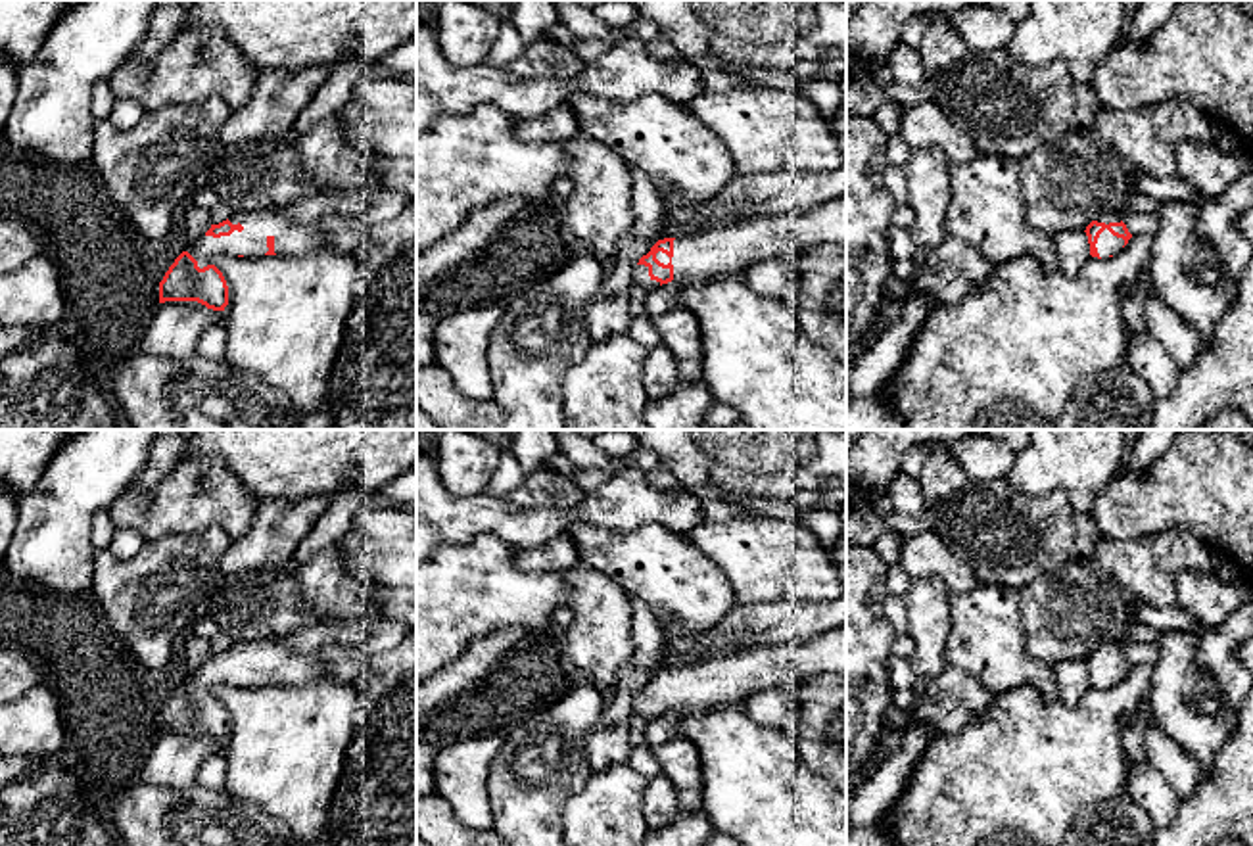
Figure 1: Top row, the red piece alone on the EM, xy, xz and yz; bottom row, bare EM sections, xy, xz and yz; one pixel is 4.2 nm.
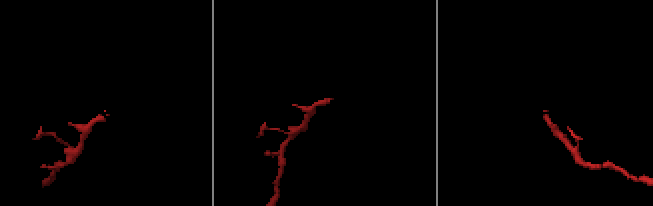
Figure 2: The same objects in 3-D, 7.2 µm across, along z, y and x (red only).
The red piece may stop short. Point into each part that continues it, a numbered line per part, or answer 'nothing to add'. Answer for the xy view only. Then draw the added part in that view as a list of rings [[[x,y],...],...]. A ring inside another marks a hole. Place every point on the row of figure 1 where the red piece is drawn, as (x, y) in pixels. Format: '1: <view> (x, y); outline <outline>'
1: xy (290, 238); outline [[[276,207],[234,213],[228,221],[232,224],[240,223],[244,230],[221,238],[201,236],[188,246],[188,253],[198,261],[200,269],[213,265],[219,255],[261,257],[269,251],[269,236],[274,238],[276,255],[305,255],[330,246],[319,221],[301,224]]]

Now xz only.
1: xz (724, 248); outline [[[846,194],[806,211],[750,217],[674,240],[674,280],[746,270],[758,261],[846,244]]]

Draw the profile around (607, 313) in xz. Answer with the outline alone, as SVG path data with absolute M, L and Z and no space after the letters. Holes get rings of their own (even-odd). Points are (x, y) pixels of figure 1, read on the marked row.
M631 230L620 236L618 251L608 263L604 282L585 309L585 328L593 343L629 332L633 317L627 301L629 290L635 286L633 270L650 247L649 242L637 238Z

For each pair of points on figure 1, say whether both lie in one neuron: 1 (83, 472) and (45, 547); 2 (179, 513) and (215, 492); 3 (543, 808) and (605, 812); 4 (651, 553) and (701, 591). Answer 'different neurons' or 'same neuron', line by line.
1: same neuron
2: same neuron
3: different neurons
4: same neuron

